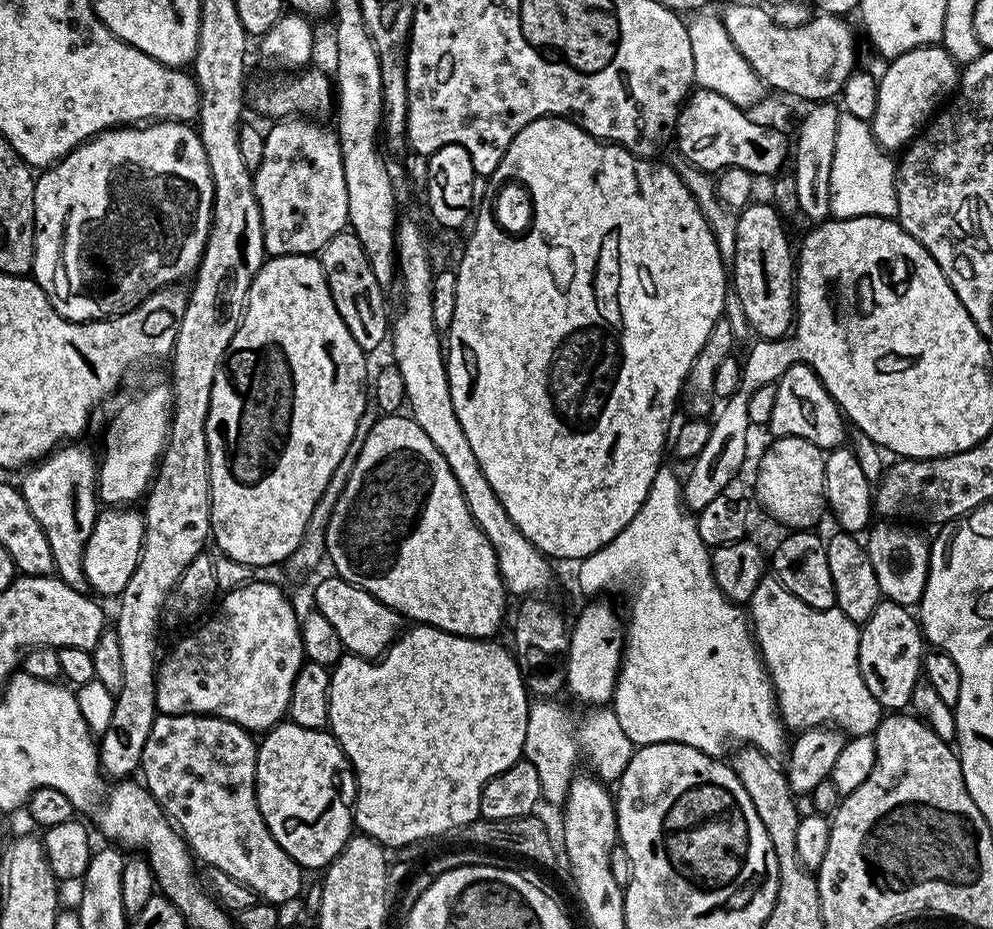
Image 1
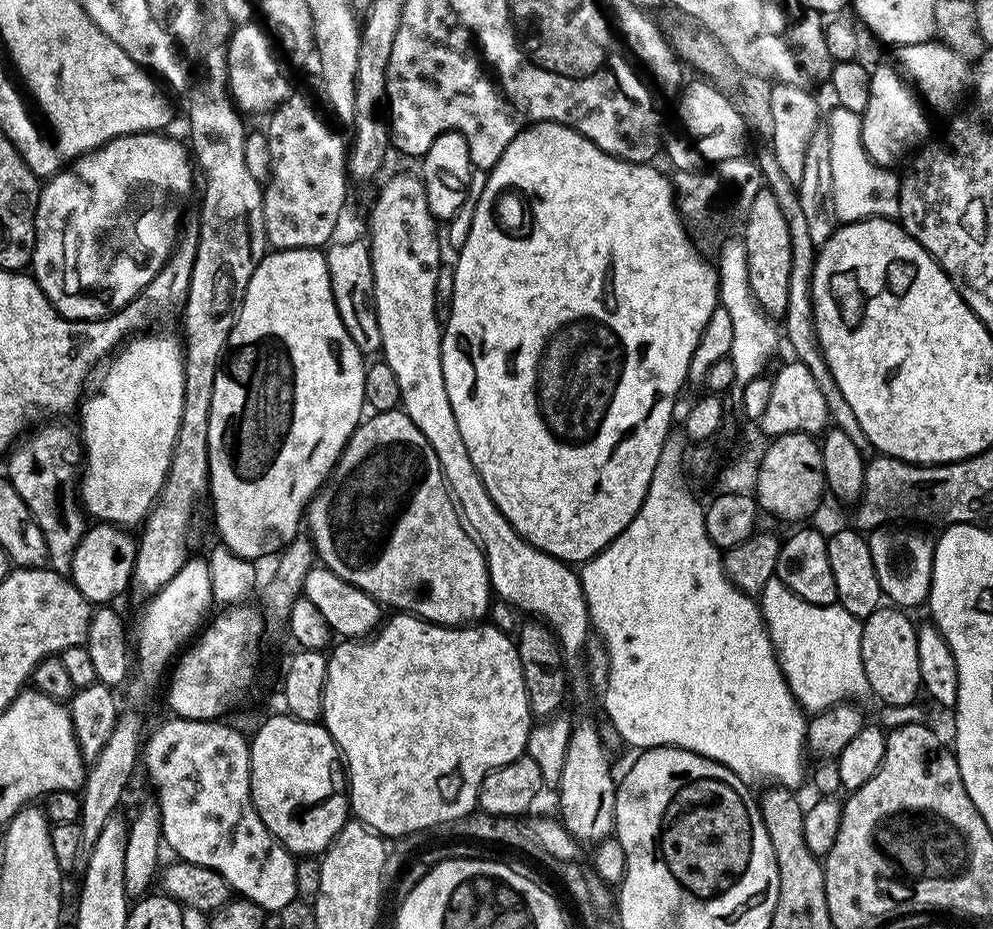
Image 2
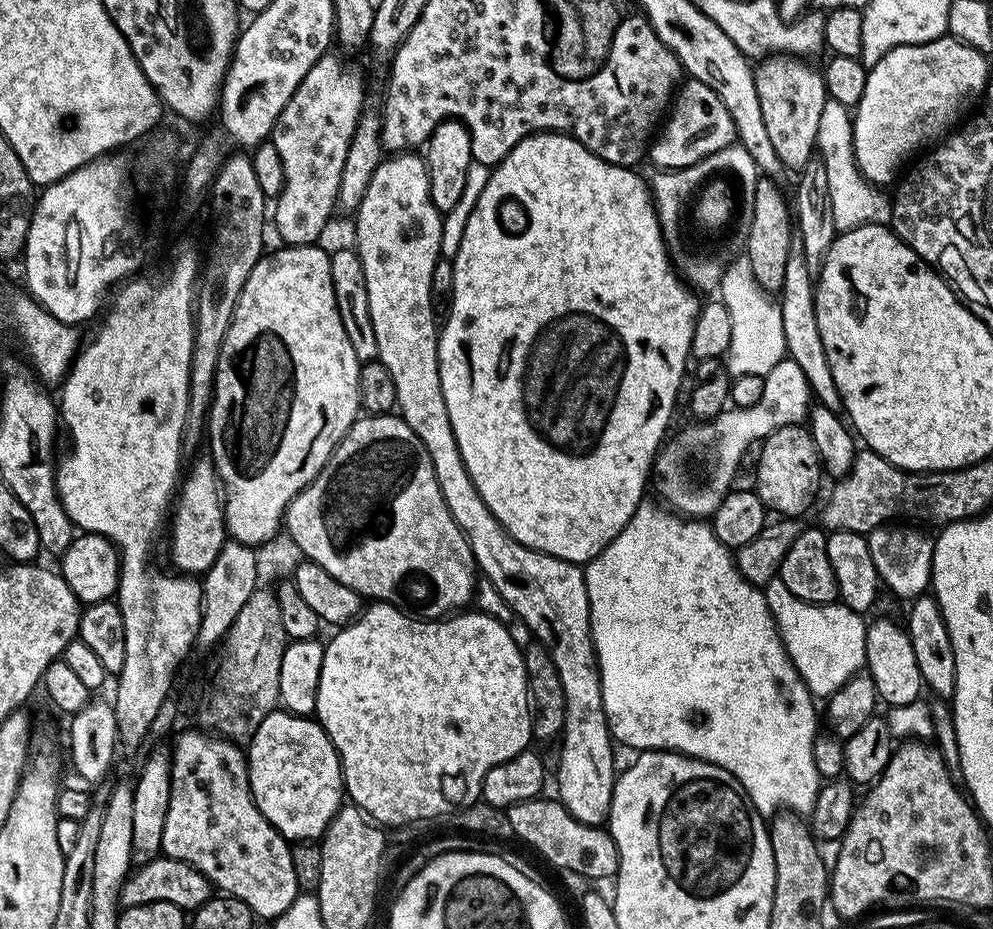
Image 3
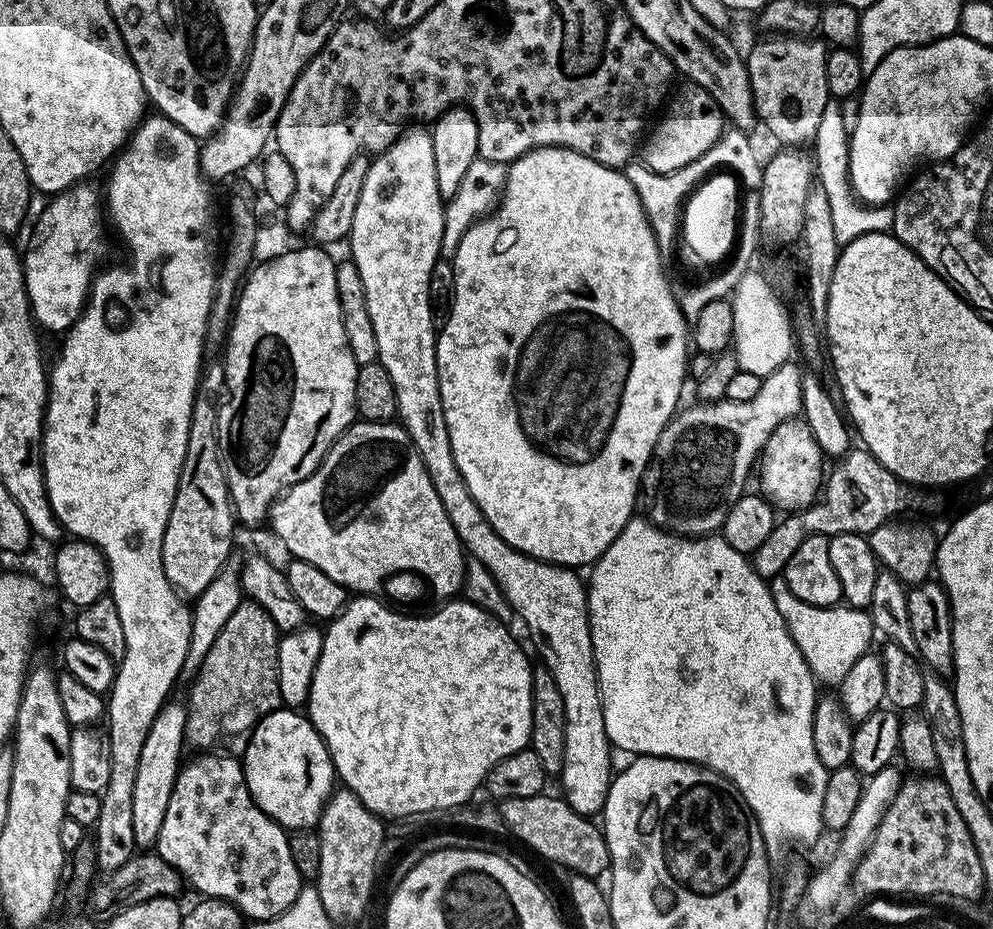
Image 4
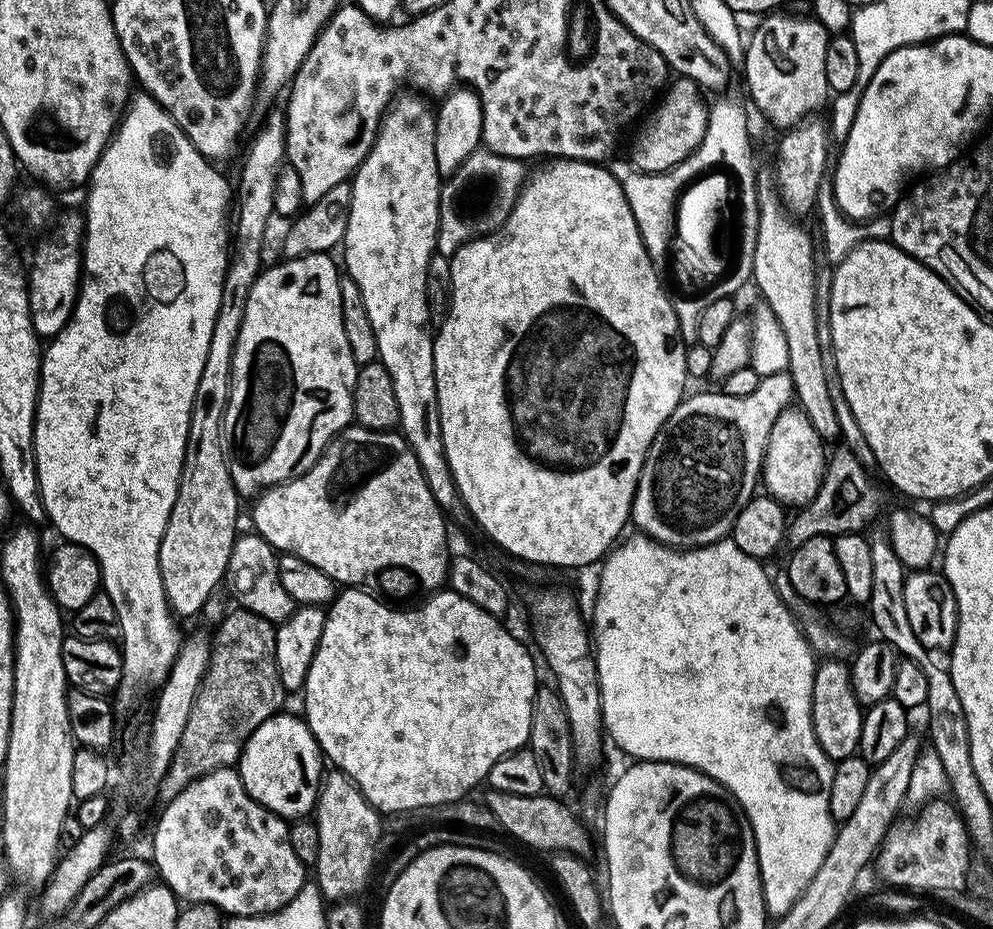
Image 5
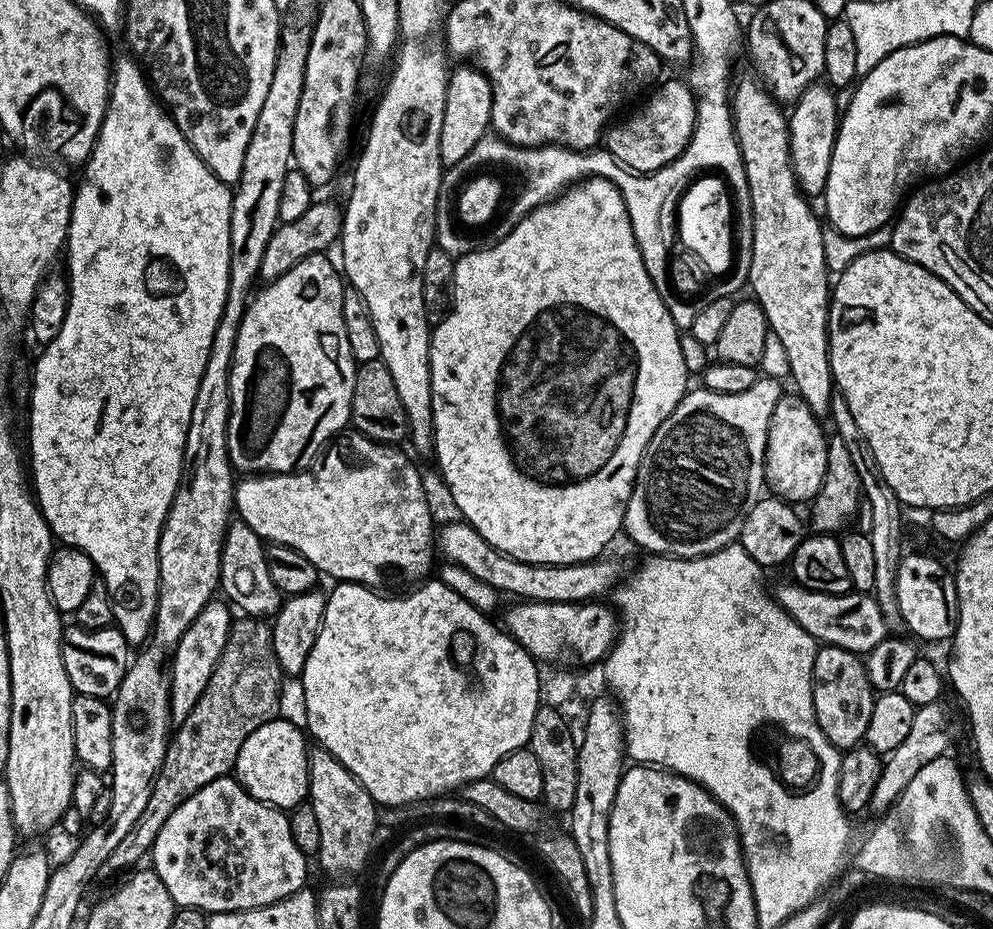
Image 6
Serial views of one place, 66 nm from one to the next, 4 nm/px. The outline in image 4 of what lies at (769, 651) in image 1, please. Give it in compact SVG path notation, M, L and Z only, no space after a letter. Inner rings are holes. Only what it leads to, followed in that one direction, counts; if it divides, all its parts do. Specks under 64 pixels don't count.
M800 604L798 610L800 612L794 613L792 620L790 616L790 631L813 674L829 672L833 678L845 676L850 666L869 651L873 643L872 622L865 609L847 606L813 608L810 604Z

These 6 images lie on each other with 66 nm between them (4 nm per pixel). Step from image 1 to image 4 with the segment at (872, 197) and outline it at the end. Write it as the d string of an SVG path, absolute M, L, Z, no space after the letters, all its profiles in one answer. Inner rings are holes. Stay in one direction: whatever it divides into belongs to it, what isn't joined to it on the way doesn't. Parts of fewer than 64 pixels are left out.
M830 102L822 111L821 122L818 125L814 139L814 176L818 187L826 194L826 202L830 202L830 219L834 222L834 238L840 245L854 242L854 238L862 238L862 234L887 232L892 227L892 209L888 206L873 206L863 204L856 198L850 186L850 139L849 121L844 121L841 105Z

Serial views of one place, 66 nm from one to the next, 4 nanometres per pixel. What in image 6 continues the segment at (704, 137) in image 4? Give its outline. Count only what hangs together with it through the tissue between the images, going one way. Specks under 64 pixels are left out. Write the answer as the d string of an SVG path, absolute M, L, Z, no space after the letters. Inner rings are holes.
M683 79L668 80L662 84L629 120L624 120L621 124L613 123L604 134L603 147L616 163L634 173L656 172L674 162L686 150L691 135L694 134L697 98L693 91Z

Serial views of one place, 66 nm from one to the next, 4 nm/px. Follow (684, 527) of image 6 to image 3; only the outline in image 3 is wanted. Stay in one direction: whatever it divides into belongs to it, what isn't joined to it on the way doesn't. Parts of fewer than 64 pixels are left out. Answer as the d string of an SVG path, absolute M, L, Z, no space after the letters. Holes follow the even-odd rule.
M789 358L781 360L764 377L762 398L758 398L754 406L732 406L712 420L692 422L689 428L682 429L661 447L654 461L654 476L660 479L659 499L671 511L685 518L711 518L733 491L736 471L748 447L764 441L782 426L804 424L813 404L812 388L801 367Z

